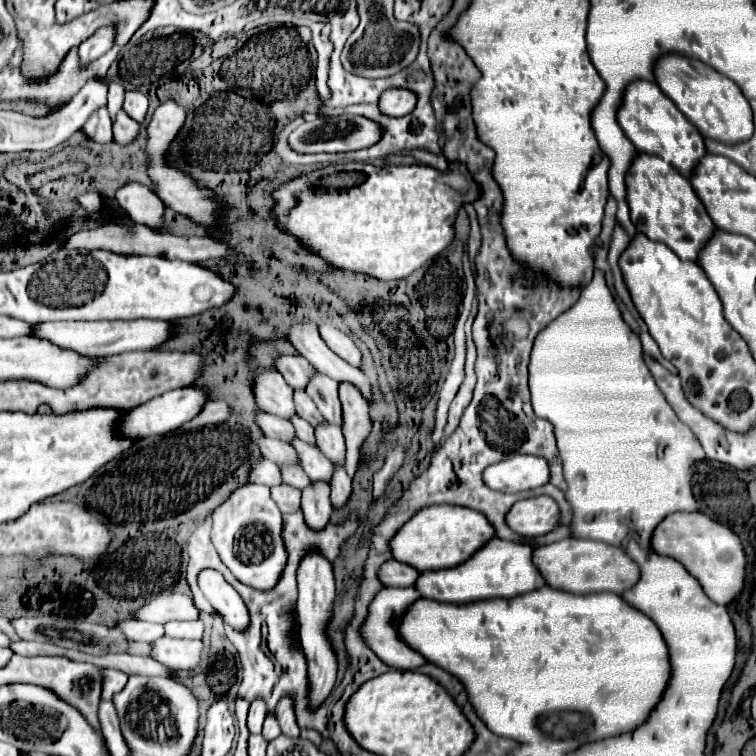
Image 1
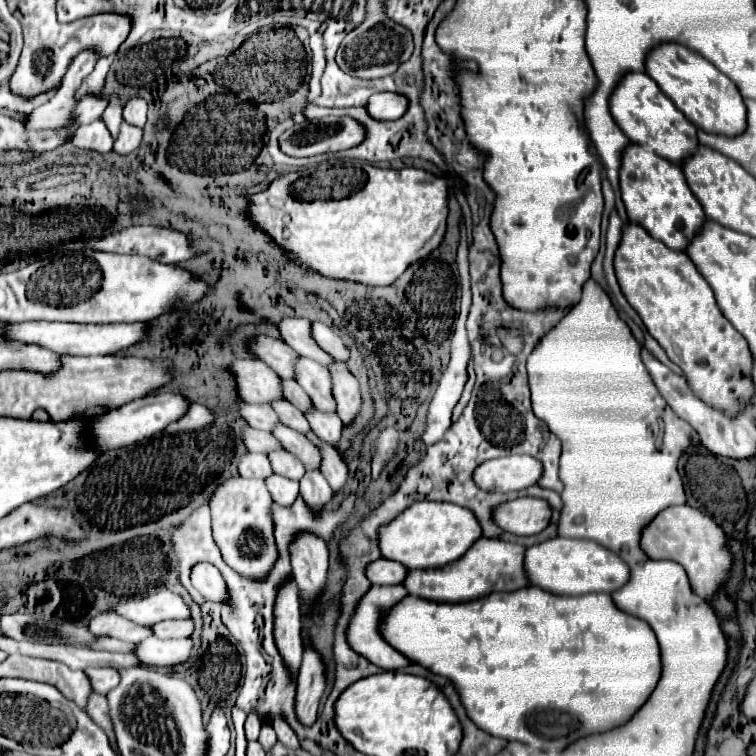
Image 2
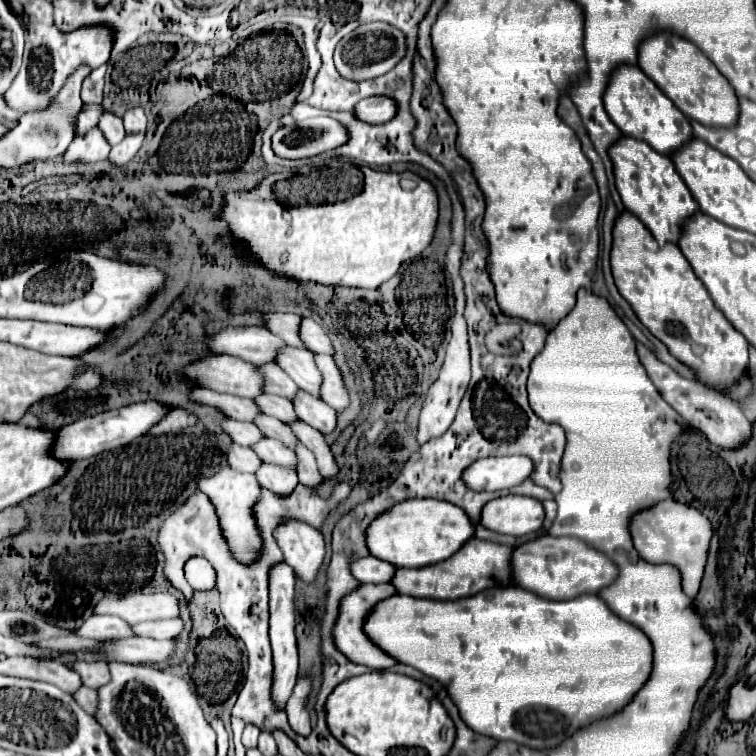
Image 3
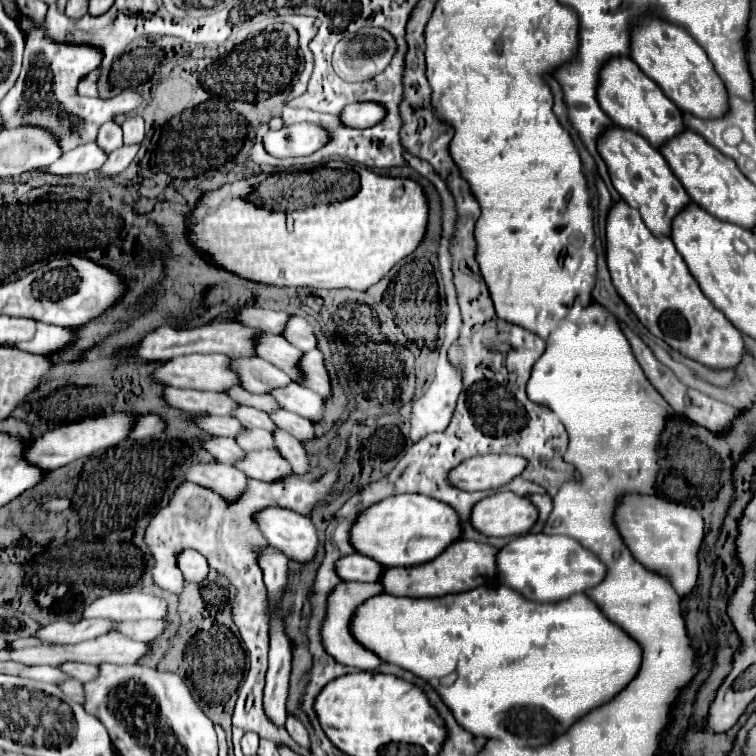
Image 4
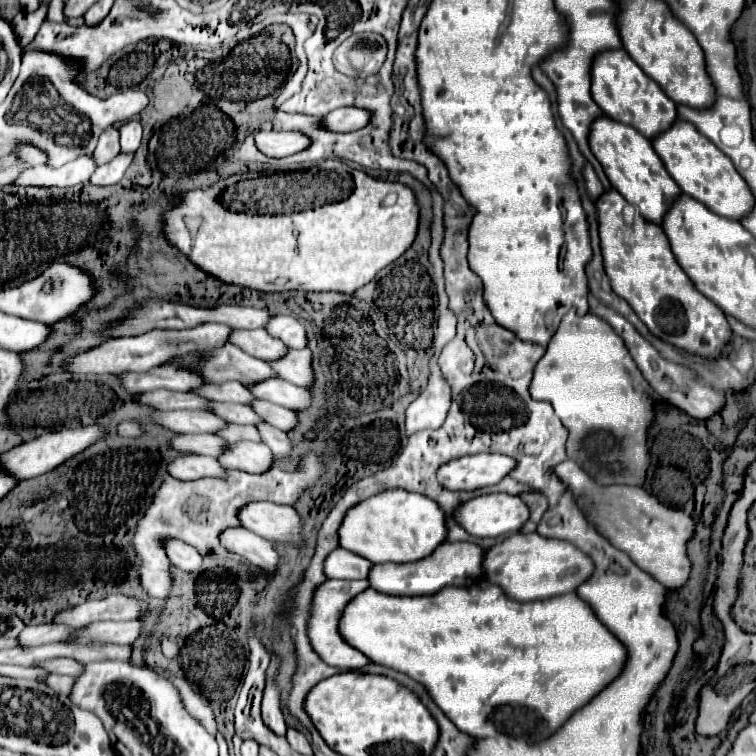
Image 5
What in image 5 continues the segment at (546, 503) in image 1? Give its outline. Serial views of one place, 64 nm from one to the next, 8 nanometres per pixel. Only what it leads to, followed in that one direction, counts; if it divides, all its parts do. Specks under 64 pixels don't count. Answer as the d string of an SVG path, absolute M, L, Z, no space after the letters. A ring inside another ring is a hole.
M482 494L456 508L454 520L470 536L498 538L518 532L528 520L528 508L512 494Z

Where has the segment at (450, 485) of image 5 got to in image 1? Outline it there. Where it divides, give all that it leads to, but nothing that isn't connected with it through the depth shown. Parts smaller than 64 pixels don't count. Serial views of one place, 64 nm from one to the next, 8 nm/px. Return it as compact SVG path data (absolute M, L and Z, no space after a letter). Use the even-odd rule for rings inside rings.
M512 456L484 470L484 484L500 492L522 492L548 484L548 462L538 456Z

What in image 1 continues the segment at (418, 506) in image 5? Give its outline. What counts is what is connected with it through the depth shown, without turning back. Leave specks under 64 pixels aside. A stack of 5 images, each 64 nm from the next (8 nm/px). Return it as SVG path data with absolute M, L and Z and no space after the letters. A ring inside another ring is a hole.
M434 504L428 508L420 508L404 526L388 542L392 558L404 562L418 572L452 568L468 560L480 546L484 546L494 536L492 526L486 516L476 510L466 510L462 506L450 504Z

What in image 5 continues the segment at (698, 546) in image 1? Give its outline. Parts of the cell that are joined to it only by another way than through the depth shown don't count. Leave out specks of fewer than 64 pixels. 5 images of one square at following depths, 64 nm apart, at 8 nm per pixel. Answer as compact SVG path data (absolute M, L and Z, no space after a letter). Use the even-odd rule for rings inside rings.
M564 460L552 468L552 474L572 490L586 520L618 550L626 552L642 570L652 574L666 588L680 588L690 576L690 560L686 556L686 540L694 534L694 520L682 510L660 504L640 486L602 486L592 480L574 460Z

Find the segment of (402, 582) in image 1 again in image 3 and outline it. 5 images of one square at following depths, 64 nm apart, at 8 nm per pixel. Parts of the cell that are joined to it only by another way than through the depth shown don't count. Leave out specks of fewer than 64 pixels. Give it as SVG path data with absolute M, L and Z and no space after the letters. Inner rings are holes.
M364 556L350 564L352 576L362 584L364 582L372 582L372 584L390 582L394 570L396 568L392 568L392 564L384 564L384 560L376 560L374 556Z

